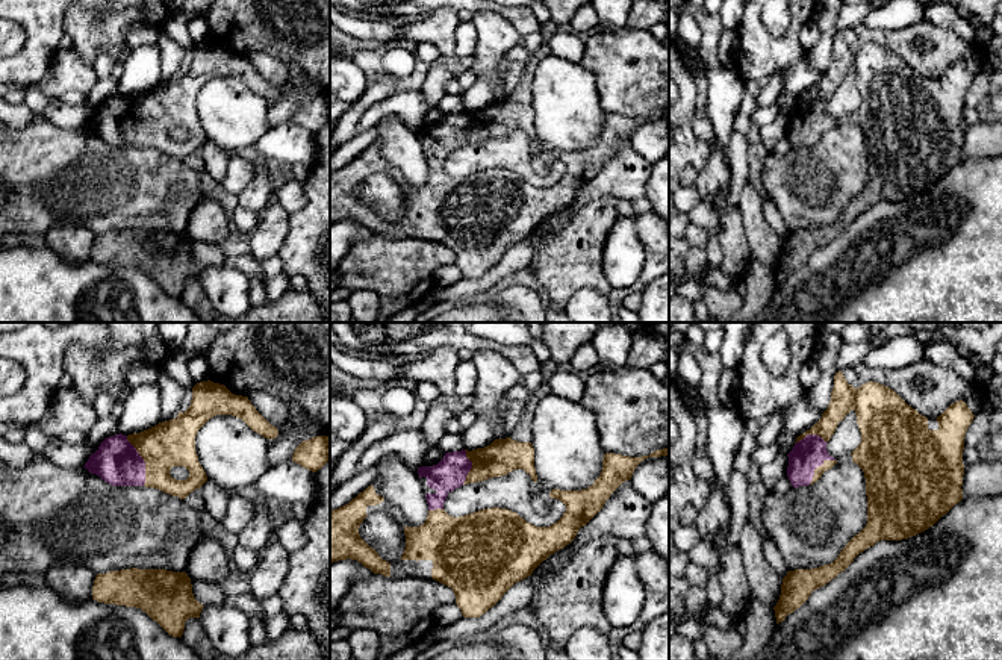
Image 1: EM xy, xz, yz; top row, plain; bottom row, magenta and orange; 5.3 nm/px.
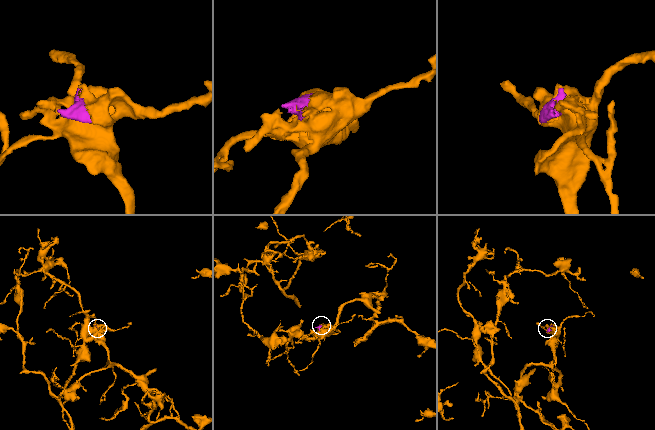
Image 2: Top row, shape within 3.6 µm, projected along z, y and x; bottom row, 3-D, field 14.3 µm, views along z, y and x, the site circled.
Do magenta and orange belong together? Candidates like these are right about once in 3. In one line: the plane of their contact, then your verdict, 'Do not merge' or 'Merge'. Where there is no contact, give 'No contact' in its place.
Touches magenta in xy. Merge

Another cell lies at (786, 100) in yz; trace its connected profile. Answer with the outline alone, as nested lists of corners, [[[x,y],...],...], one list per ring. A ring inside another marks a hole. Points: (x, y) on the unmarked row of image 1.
[[[786,89],[781,91],[775,101],[776,107],[780,109],[780,114],[789,115],[795,107],[796,98],[798,97],[793,95],[792,92]]]

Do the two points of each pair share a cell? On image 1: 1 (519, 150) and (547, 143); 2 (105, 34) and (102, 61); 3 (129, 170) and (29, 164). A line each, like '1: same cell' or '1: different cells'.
1: different cells
2: different cells
3: same cell

